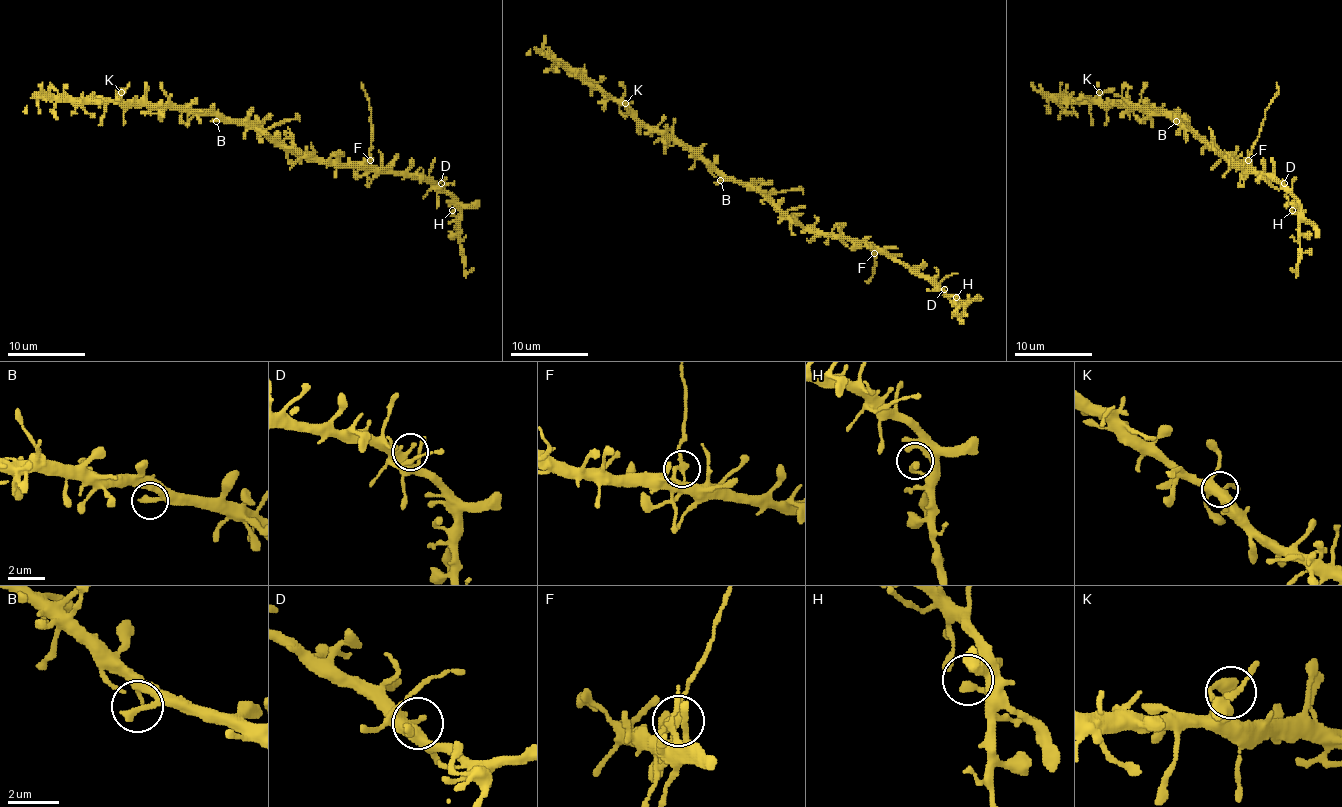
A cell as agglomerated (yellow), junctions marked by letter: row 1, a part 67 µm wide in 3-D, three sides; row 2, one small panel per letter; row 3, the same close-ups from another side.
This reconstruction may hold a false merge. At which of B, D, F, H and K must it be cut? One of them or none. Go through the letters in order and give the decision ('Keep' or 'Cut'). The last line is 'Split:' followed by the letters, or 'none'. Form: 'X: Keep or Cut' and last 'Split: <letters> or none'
B: Keep
D: Keep
F: Cut
H: Keep
K: Keep
Split: F

